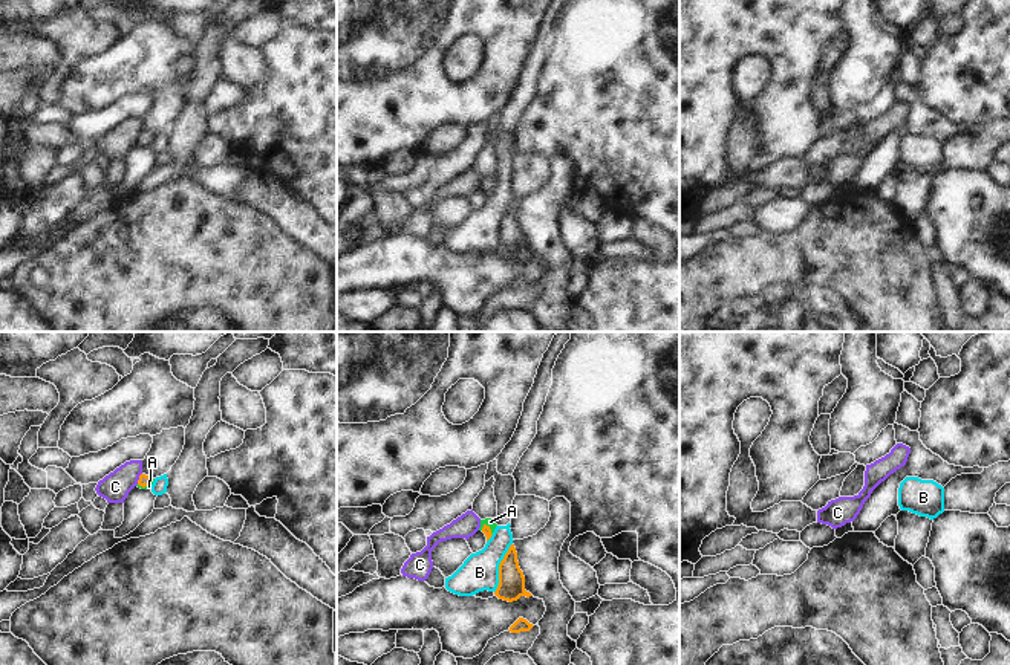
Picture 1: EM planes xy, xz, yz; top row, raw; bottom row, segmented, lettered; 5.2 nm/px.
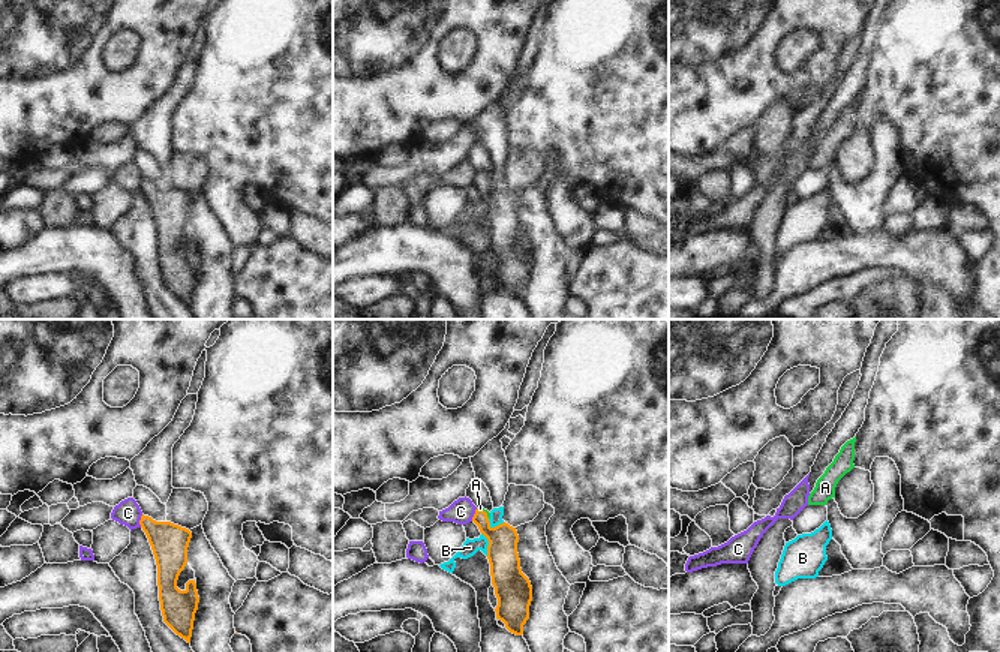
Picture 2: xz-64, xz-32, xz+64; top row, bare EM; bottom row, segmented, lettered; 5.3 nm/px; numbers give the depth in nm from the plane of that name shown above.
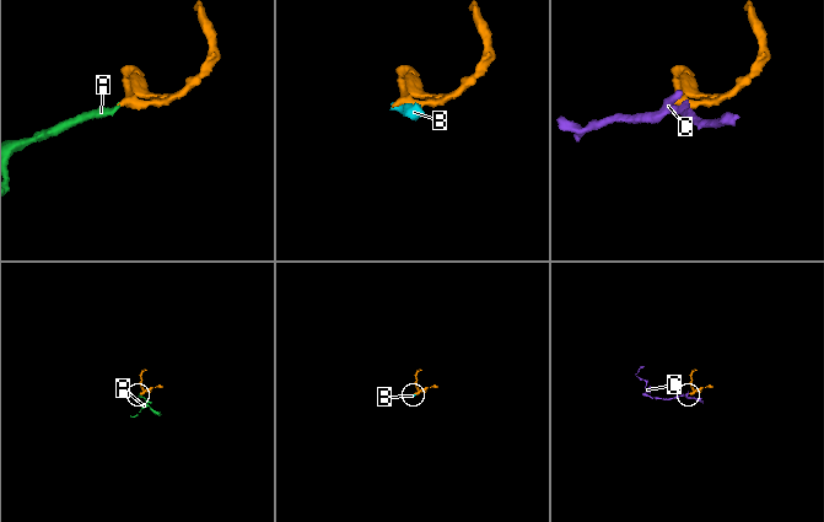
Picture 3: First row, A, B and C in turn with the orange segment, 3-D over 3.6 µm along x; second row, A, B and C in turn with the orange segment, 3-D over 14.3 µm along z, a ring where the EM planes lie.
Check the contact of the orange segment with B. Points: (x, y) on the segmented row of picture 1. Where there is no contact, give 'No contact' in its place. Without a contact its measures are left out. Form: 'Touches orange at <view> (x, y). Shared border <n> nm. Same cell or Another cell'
Touches orange at xz (499, 567). Shared border 280 nm. Another cell.

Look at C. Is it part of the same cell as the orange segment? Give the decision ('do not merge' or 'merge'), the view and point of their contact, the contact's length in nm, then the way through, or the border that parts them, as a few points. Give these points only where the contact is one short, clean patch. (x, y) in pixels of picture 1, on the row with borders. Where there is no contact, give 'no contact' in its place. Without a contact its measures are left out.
do not merge | xy (140, 479) | 70 nm | along xy (141, 473), (136, 483)

